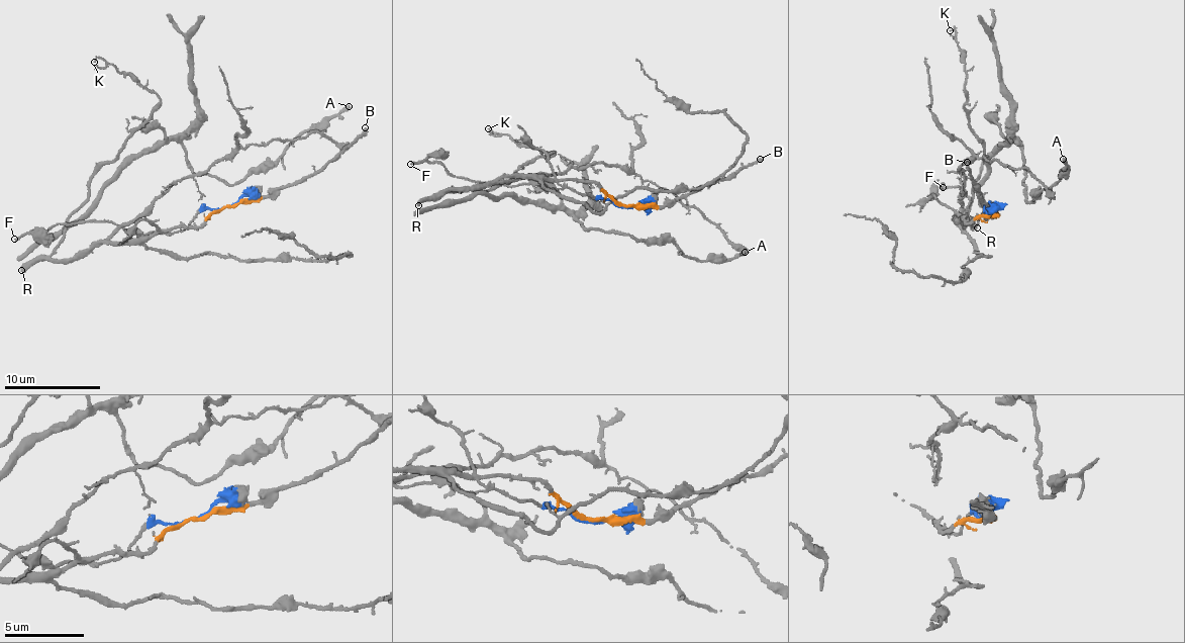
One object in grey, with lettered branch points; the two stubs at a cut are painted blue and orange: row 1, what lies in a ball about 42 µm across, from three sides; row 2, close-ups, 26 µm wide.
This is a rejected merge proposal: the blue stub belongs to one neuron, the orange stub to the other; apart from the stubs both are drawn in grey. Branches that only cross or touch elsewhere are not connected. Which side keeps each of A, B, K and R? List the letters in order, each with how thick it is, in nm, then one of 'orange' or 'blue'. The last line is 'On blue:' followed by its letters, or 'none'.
A: 260 nm | orange
B: 280 nm | orange
K: 120 nm | orange
R: 440 nm | orange
On blue: none

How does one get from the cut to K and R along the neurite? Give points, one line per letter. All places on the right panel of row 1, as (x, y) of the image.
K: (994, 215), (957, 219), (957, 213), (966, 221), (983, 153), (964, 106), (964, 54), (950, 29)
R: (994, 215), (982, 213), (967, 222), (962, 215), (957, 219), (957, 213), (961, 223), (968, 219), (977, 228)

